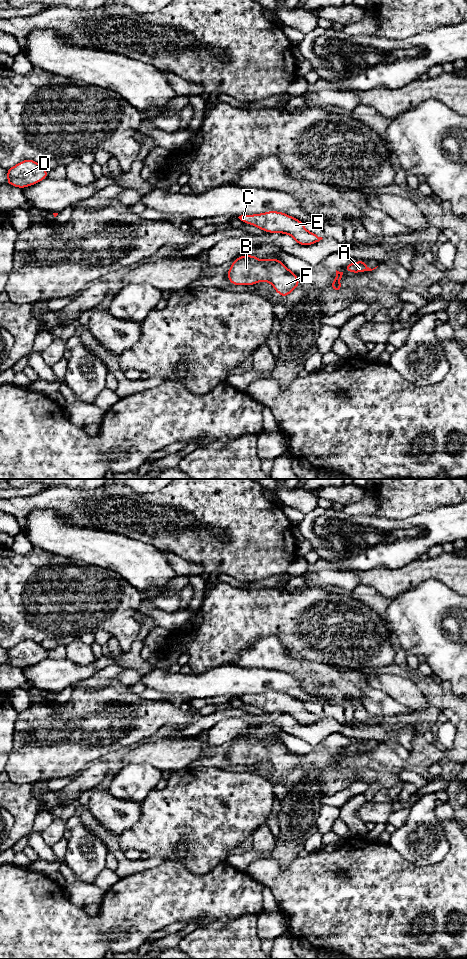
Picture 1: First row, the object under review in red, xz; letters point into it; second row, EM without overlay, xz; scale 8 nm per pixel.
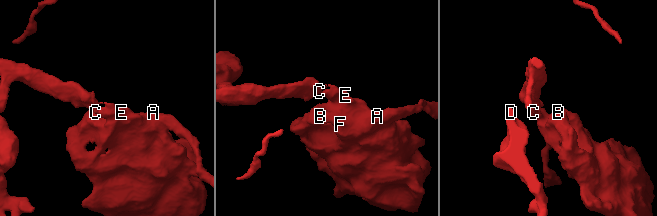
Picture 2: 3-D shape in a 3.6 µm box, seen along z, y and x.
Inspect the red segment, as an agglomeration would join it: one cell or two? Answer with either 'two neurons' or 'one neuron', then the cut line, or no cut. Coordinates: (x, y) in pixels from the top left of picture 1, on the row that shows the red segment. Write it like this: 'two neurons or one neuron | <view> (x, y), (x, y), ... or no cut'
one neuron | no cut

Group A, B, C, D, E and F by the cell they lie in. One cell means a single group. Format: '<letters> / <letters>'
A B C D E F

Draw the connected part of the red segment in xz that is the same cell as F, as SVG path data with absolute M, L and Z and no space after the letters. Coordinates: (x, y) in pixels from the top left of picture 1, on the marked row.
M245 255L235 260L227 273L232 285L253 285L260 281L271 283L275 291L283 297L300 285L295 273L280 260L259 260L256 256Z

